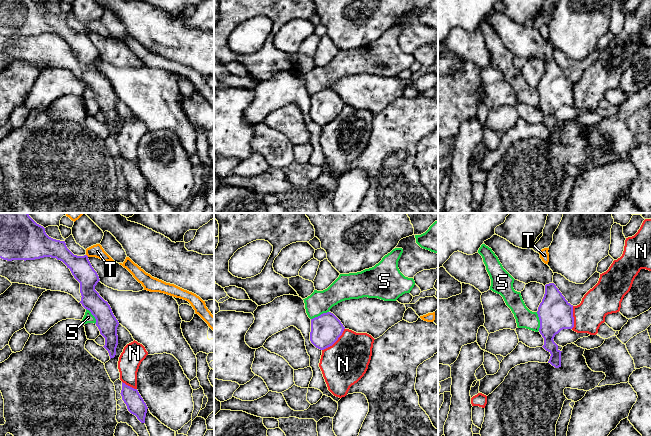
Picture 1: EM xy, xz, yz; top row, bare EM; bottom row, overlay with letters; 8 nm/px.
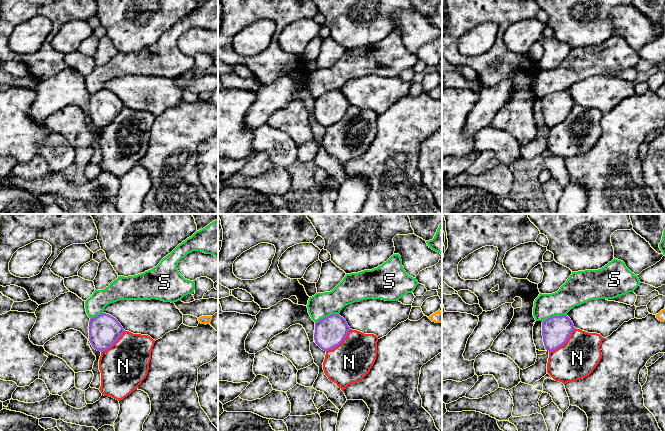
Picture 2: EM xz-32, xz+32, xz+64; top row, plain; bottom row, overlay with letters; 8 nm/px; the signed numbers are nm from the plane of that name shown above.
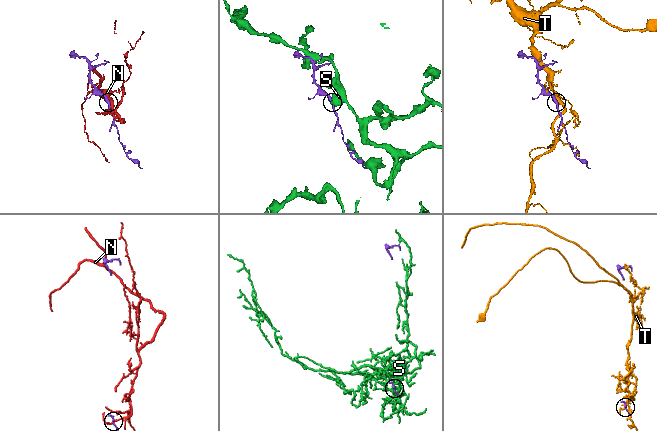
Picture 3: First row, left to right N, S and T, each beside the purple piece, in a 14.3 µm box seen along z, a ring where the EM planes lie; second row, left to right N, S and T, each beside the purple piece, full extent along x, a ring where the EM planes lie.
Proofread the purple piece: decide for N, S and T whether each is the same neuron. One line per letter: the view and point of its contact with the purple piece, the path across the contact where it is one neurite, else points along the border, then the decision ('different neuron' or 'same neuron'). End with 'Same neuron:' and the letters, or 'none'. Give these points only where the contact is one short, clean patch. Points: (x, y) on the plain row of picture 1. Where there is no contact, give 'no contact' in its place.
N: contact xz (335, 117); different neuron
S: contact yz (540, 97); different neuron
T: no contact; different neuron
Same neuron: none

